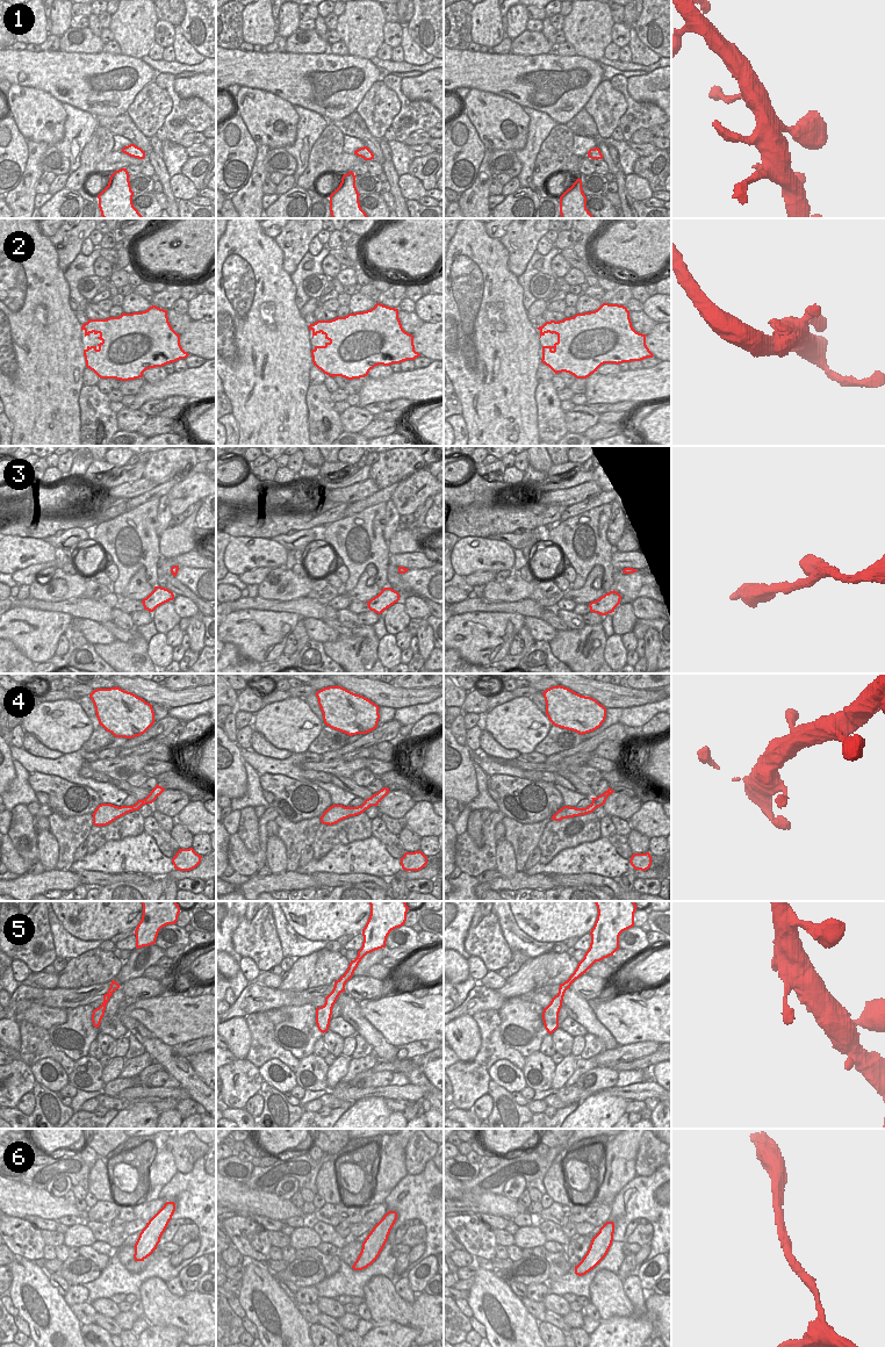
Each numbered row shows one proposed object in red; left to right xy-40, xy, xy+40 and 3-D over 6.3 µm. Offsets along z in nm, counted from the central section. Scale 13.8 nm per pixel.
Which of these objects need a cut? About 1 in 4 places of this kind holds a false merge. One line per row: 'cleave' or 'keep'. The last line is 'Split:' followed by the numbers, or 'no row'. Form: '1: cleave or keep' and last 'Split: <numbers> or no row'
1: keep
2: cleave
3: keep
4: keep
5: keep
6: keep
Split: 2

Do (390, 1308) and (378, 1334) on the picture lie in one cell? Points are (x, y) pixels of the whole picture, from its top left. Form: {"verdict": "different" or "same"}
{"verdict": "different"}

